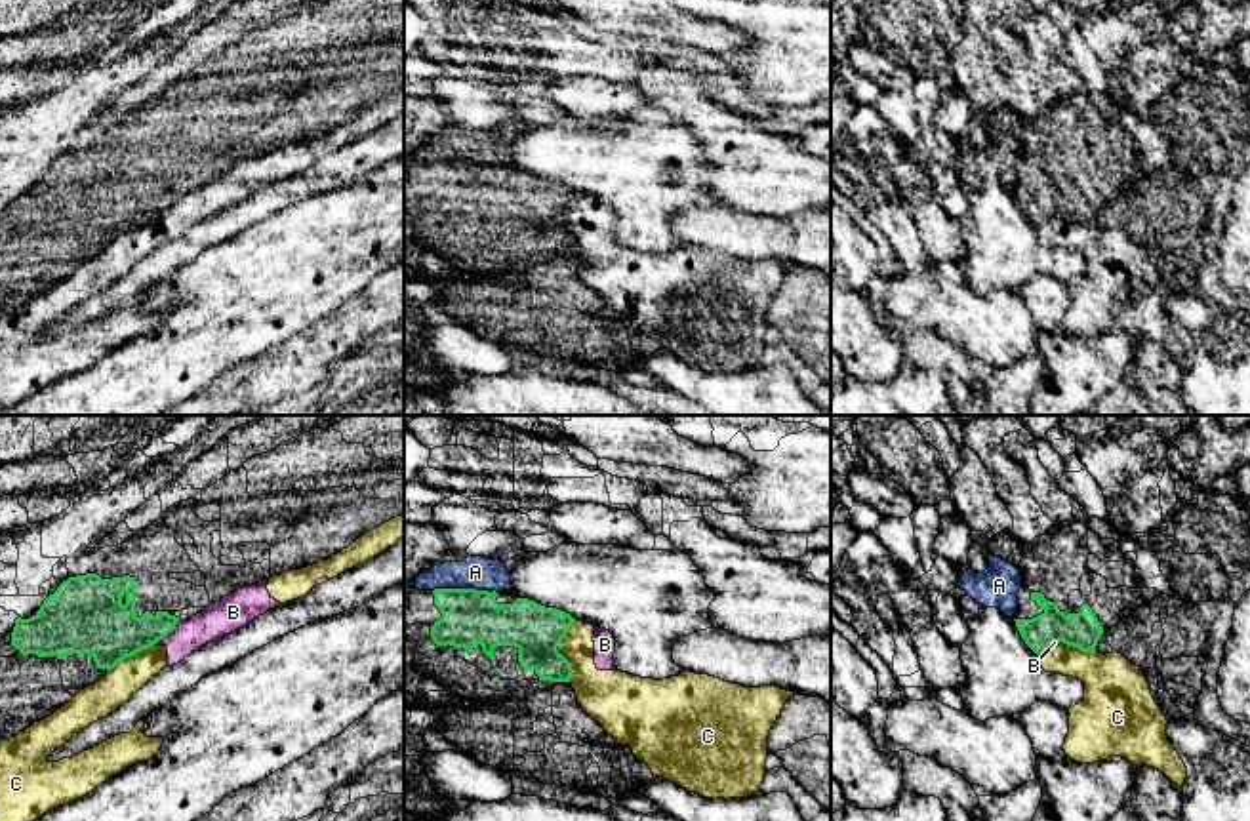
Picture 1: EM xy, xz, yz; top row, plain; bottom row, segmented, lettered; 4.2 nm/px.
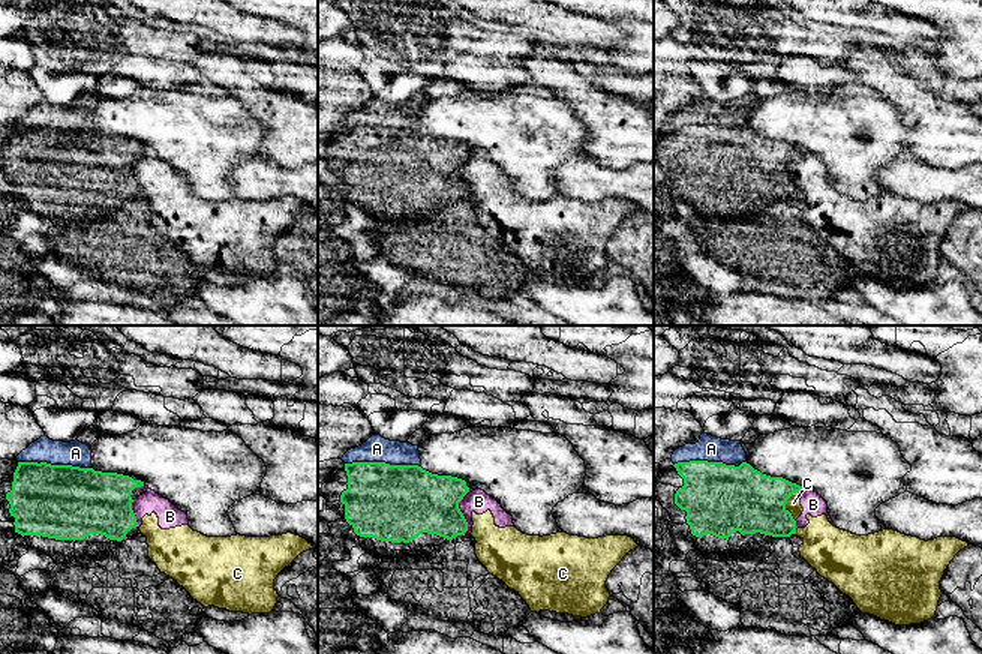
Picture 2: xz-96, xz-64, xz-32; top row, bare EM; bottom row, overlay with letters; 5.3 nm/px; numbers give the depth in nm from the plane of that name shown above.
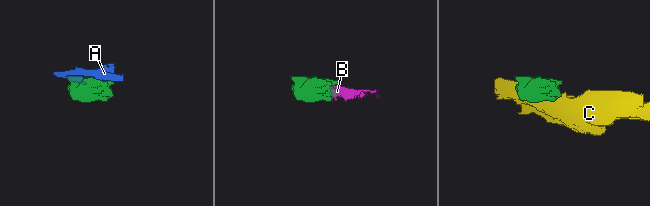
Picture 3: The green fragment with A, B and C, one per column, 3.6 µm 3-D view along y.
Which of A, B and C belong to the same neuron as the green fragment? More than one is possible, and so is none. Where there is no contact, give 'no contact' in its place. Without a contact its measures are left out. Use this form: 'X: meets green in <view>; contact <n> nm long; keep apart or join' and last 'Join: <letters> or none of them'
A: meets green in xz; contact 280 nm long; keep apart
B: meets green in xy; contact 130 nm long; keep apart
C: meets green in xz; contact 260 nm long; keep apart
Join: none of them

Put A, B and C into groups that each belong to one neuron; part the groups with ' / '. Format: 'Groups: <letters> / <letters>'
Groups: A / B C

